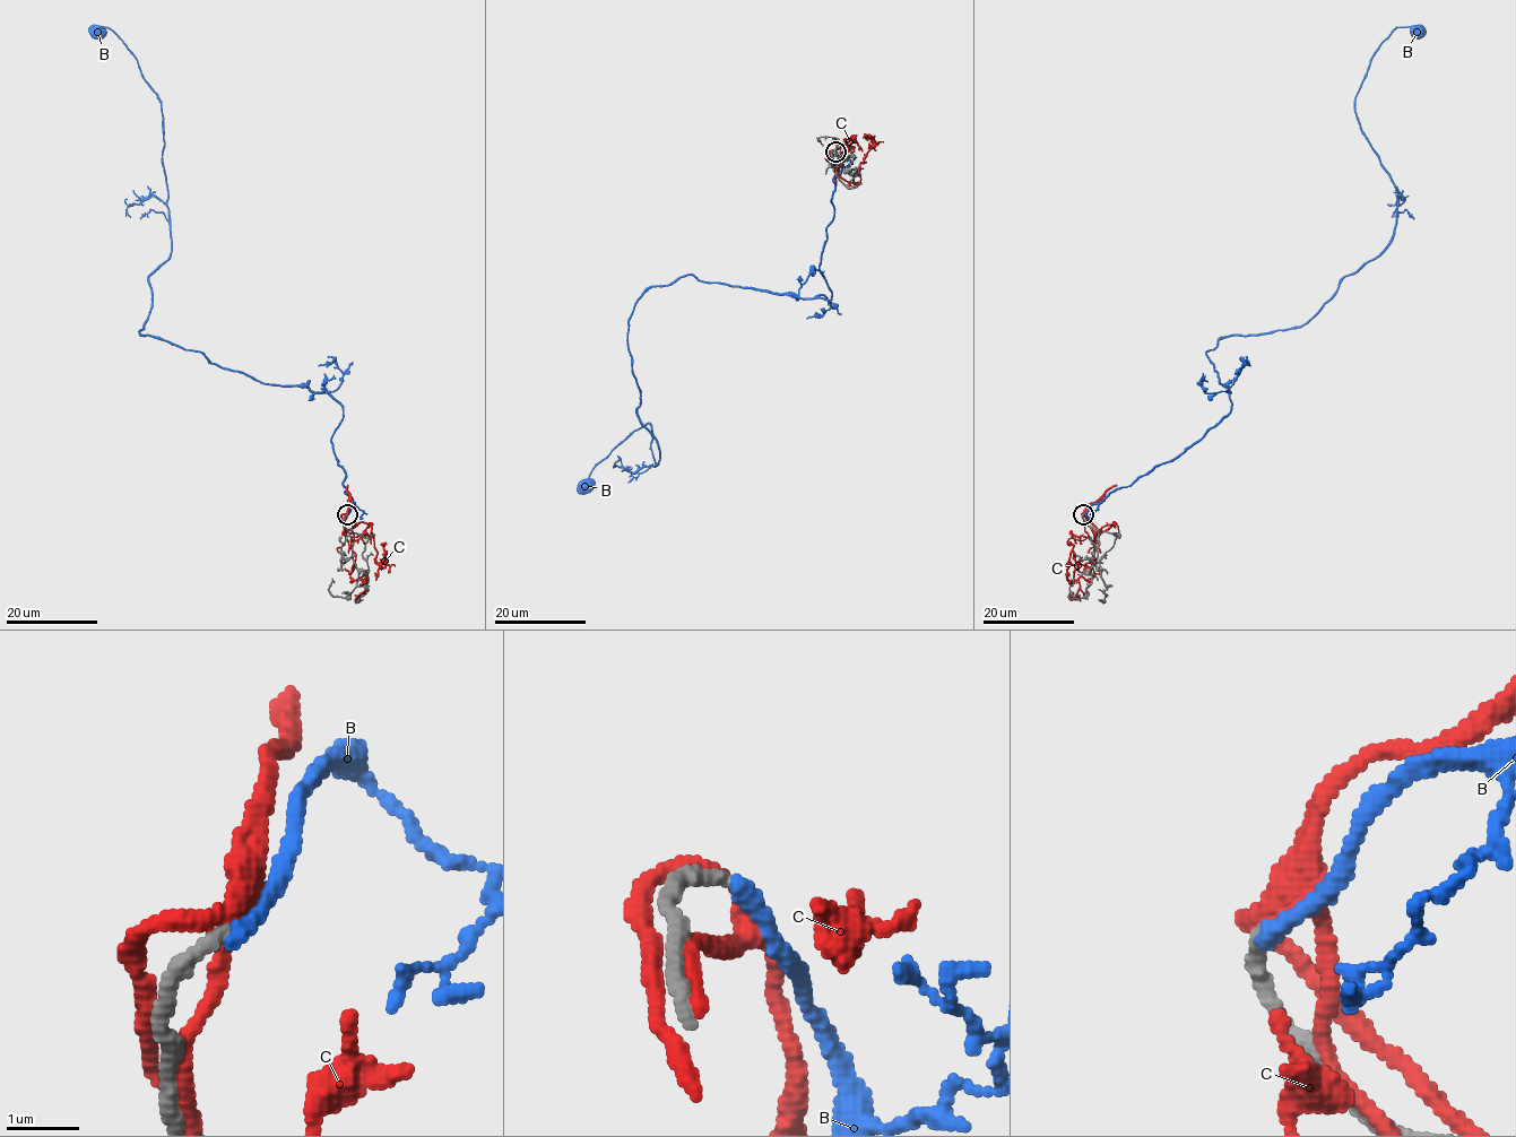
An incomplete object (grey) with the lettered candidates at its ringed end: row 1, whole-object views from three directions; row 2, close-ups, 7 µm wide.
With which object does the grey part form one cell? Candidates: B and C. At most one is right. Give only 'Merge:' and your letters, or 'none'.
Merge: B

